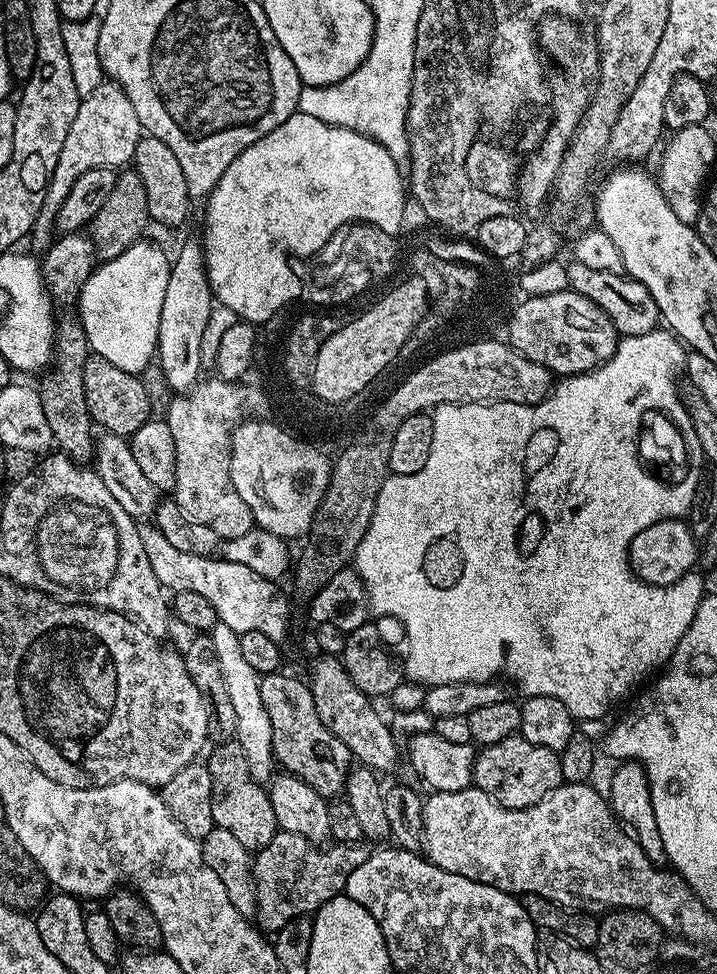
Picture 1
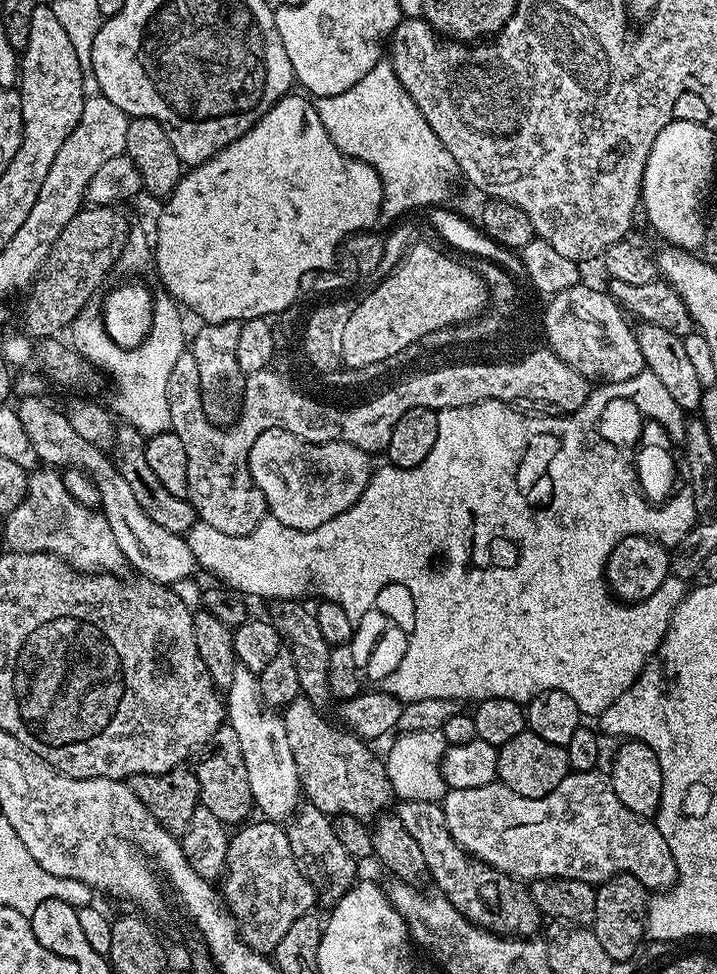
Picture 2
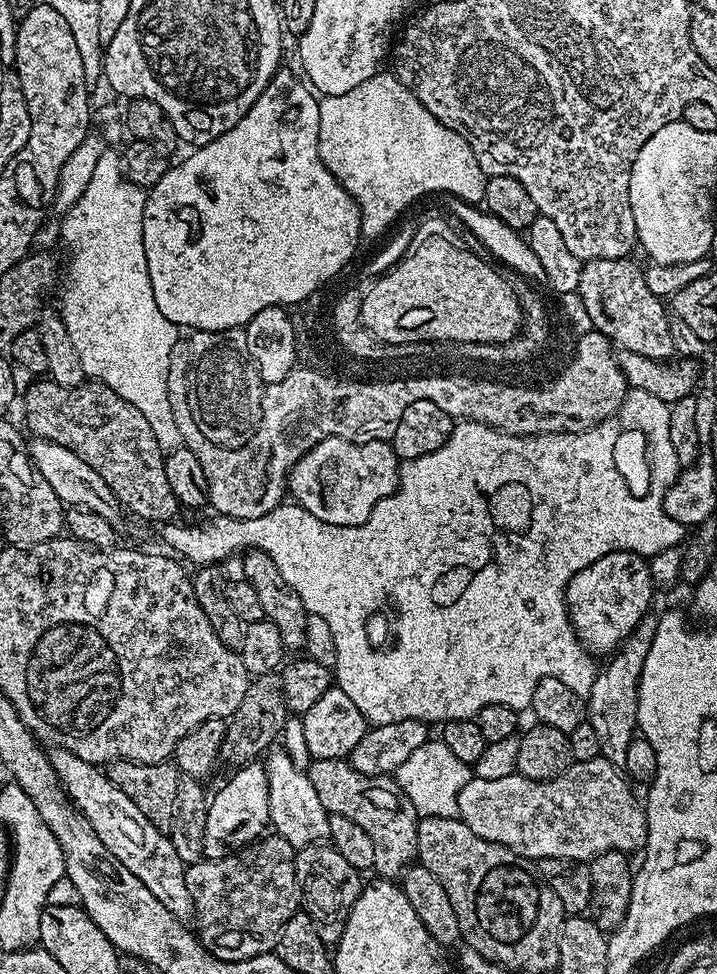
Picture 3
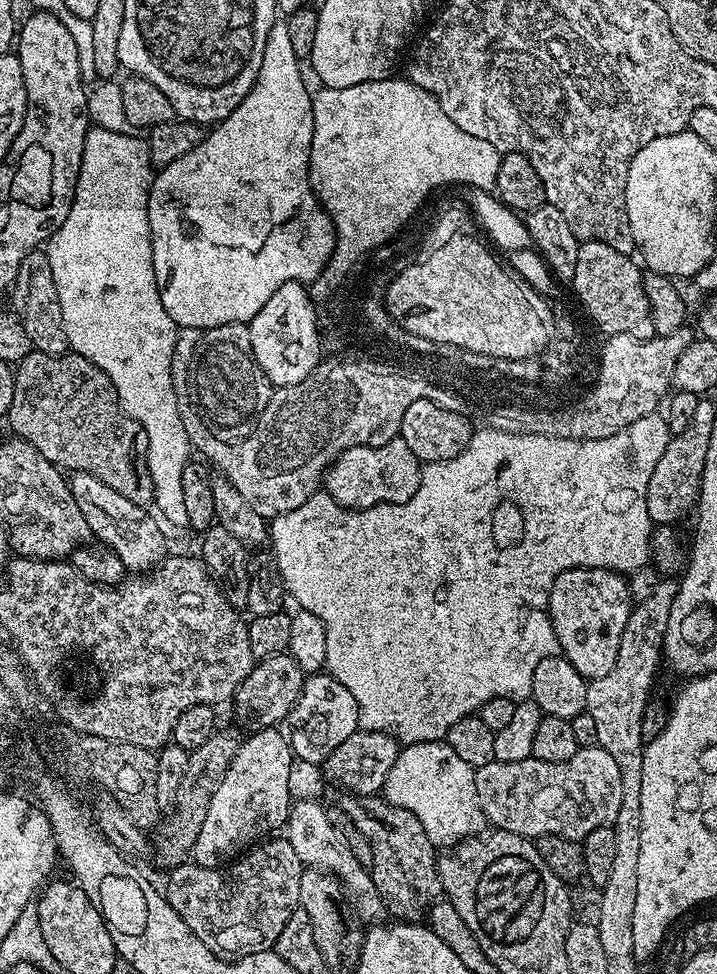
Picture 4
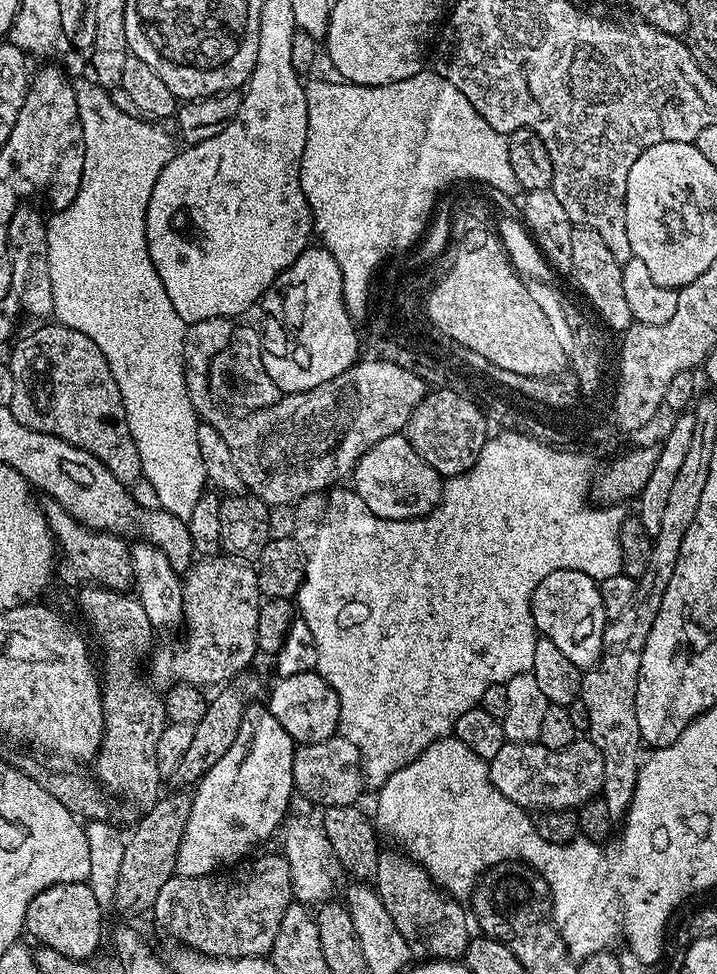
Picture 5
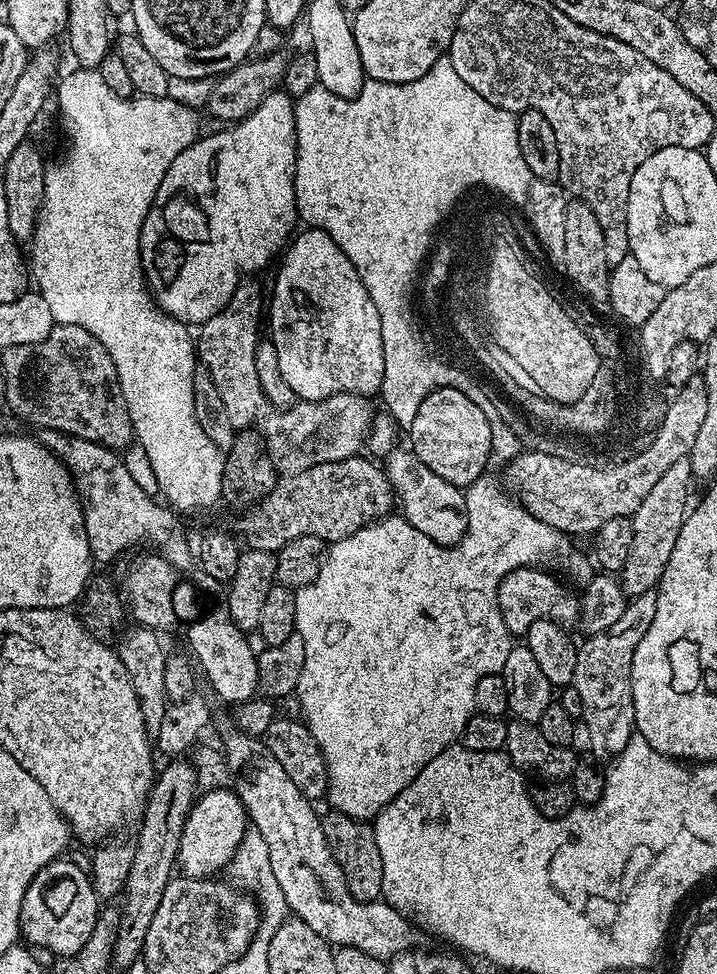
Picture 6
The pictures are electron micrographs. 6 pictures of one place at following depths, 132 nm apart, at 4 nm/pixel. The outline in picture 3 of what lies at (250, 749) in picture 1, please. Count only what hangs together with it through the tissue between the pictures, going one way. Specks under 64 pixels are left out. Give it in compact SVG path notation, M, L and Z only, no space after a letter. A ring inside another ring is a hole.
M272 750L263 757L266 782L270 794L270 814L268 819L275 835L286 838L293 848L299 850L308 844L318 844L328 840L328 813L322 806L307 771L299 768L284 752Z

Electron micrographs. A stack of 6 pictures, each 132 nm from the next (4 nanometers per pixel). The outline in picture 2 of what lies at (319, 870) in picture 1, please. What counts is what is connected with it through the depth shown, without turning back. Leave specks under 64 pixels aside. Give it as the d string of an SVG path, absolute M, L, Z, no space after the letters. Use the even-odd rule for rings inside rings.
M267 818L253 819L231 833L222 873L222 899L236 920L240 937L253 950L265 954L275 953L290 925L318 904L316 887L304 877L292 856L287 831Z

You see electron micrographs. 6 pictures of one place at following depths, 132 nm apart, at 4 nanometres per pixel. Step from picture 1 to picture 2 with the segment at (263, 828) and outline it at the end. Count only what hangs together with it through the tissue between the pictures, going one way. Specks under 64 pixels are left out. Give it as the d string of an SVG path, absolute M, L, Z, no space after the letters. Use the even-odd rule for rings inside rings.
M227 722L221 724L220 729L203 745L199 756L200 761L194 764L194 771L200 787L200 807L210 810L210 814L214 814L214 818L218 818L226 826L243 825L253 815L251 812L254 812L254 805L238 734L234 734Z

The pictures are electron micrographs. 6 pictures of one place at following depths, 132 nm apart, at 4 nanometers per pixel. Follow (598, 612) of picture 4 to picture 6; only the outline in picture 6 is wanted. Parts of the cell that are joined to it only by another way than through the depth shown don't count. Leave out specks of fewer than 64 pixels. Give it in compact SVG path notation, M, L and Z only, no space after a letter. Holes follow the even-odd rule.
M529 566L519 568L502 578L498 586L498 606L502 610L502 622L506 622L506 630L512 632L513 637L520 638L528 633L530 626L539 620L553 620L554 623L561 626L572 626L572 623L581 619L580 598L574 591L571 592L560 580L555 580L545 569L540 566Z

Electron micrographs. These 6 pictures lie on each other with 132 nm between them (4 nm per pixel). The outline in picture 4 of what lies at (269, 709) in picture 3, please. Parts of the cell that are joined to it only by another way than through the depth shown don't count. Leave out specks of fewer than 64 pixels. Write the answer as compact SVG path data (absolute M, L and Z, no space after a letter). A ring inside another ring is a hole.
M221 727L202 746L188 753L186 774L182 774L182 783L178 786L176 804L170 814L161 819L155 829L156 856L171 870L189 859L192 848L198 842L198 834L202 830L202 822L206 822L206 810L210 806L210 798L214 798L214 790L224 781L226 770L230 770L230 762L234 762L234 754L238 754L242 743L242 735L236 728Z

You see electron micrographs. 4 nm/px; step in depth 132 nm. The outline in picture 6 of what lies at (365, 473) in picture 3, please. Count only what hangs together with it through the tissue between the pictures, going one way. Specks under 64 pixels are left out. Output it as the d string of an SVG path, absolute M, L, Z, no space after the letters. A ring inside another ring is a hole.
M408 448L393 449L385 459L384 469L397 503L402 506L401 515L410 522L413 531L444 547L452 547L461 540L468 529L468 511L464 492L456 484L439 477Z

